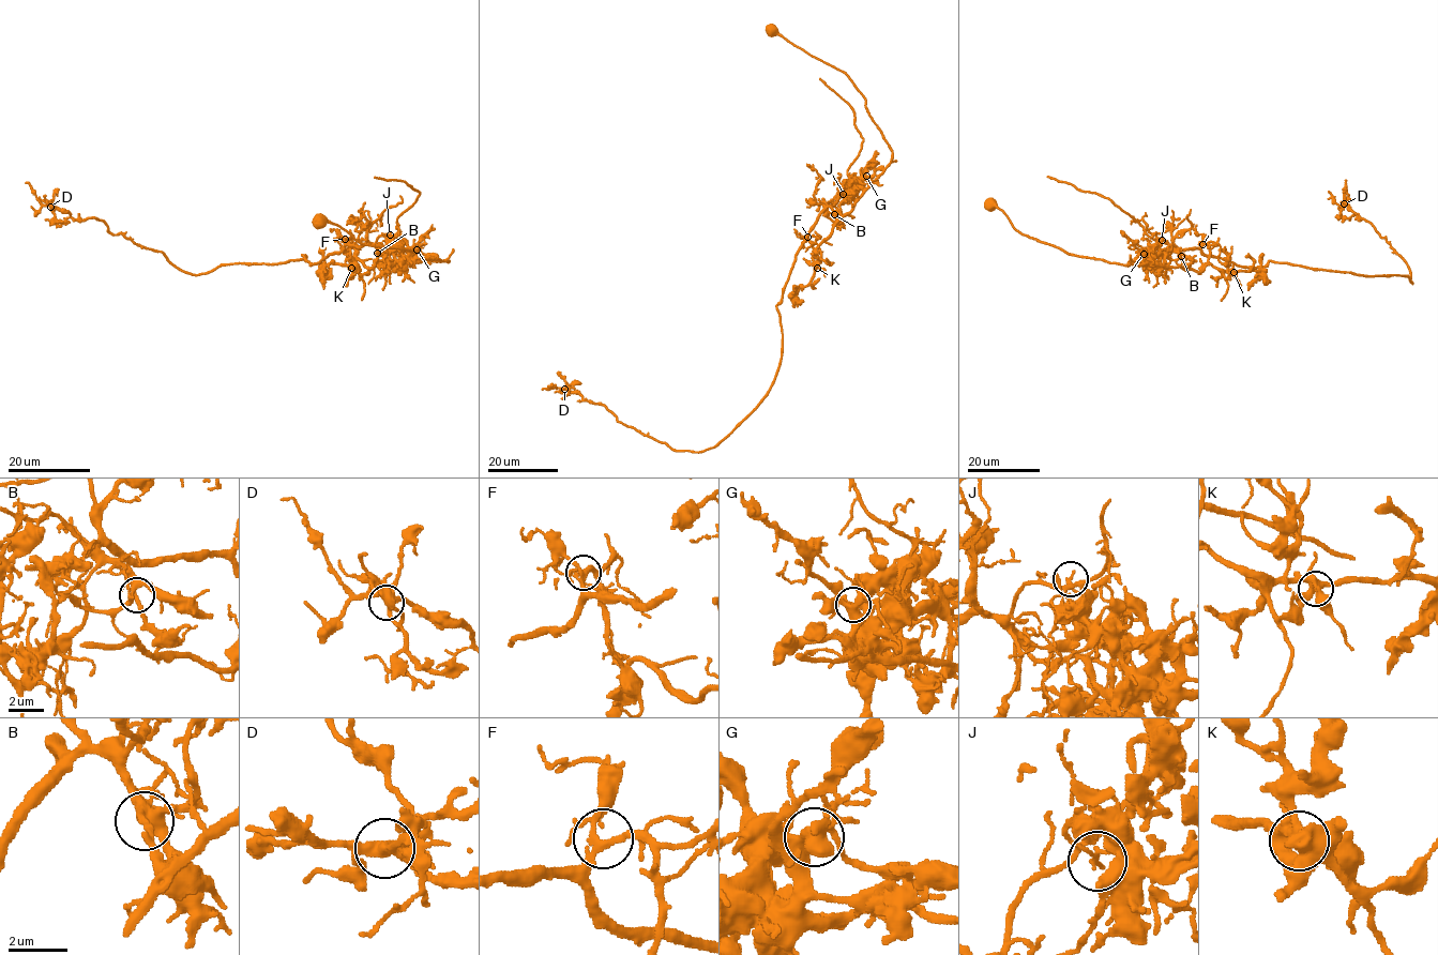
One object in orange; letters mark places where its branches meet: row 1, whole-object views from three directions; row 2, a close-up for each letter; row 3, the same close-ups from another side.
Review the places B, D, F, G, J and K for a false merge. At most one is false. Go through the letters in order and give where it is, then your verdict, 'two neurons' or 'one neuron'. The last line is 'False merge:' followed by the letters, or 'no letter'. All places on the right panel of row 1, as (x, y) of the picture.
B: (1181, 256) | one neuron
D: (1344, 203) | one neuron
F: (1202, 244) | one neuron
G: (1144, 254) | one neuron
J: (1162, 240) | two neurons
K: (1234, 272) | one neuron
False merge: J

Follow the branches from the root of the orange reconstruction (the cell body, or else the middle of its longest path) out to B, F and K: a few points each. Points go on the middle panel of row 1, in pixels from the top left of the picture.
B: (771, 30), (844, 73), (865, 99), (868, 115), (892, 151), (891, 163), (854, 207), (839, 220), (834, 214)
F: (771, 30), (844, 73), (892, 151), (891, 163), (877, 178), (835, 196), (807, 237)
K: (771, 30), (844, 73), (865, 99), (868, 115), (892, 151), (891, 163), (818, 246), (817, 268)

